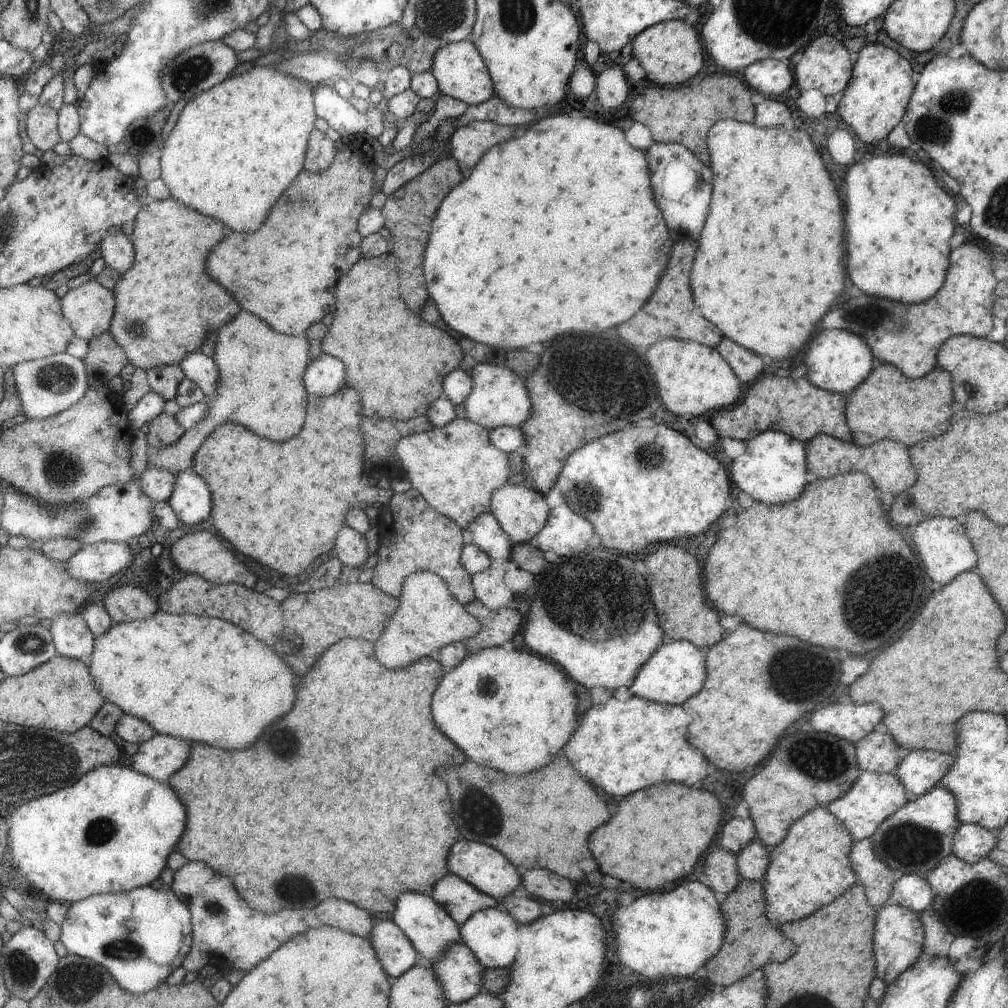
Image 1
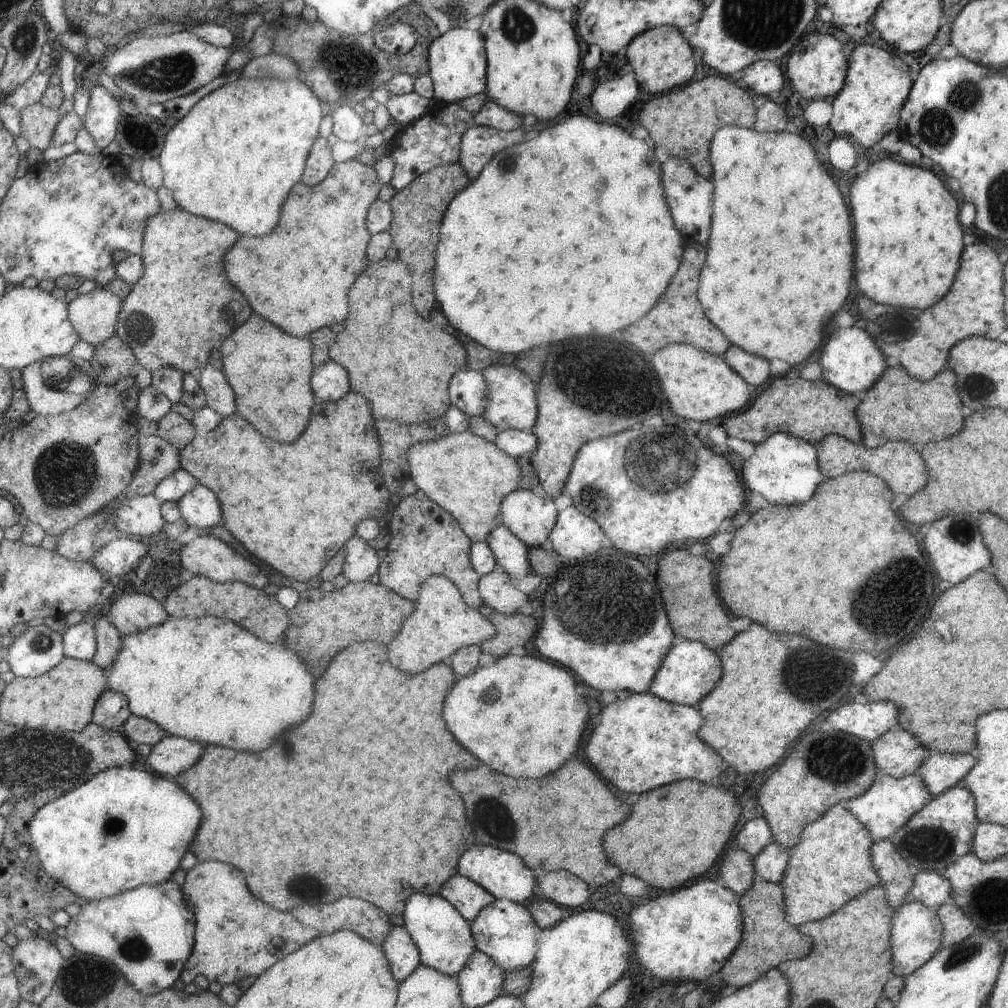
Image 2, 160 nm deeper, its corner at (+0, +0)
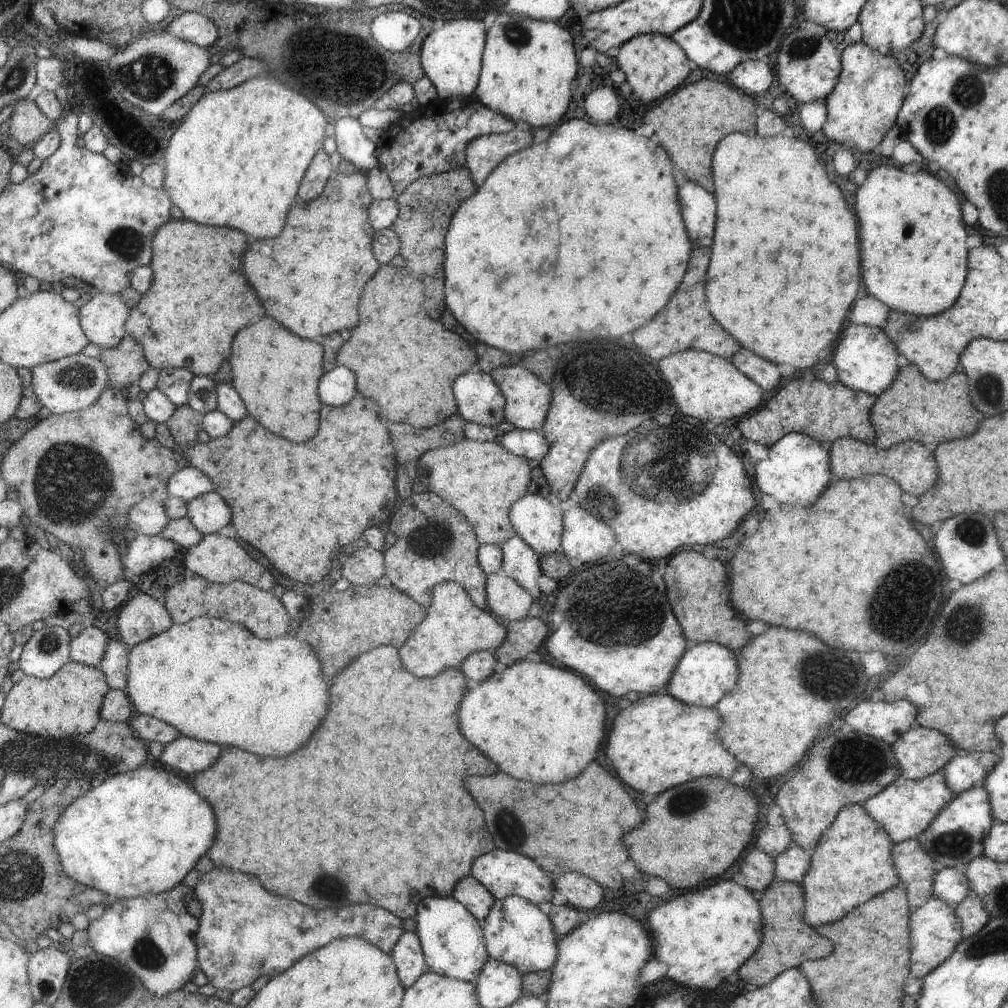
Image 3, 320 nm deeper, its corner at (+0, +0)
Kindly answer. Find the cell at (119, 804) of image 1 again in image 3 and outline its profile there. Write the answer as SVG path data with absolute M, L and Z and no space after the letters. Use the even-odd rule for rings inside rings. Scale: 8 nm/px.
M149 764L126 773L117 773L103 780L103 782L98 782L88 793L80 796L73 804L70 804L69 808L66 808L61 818L55 823L56 825L53 829L54 849L62 858L66 873L82 885L99 889L115 898L115 900L130 899L143 895L156 895L183 883L186 876L197 866L201 856L207 854L207 850L213 846L213 840L217 836L217 818L215 818L215 812L213 812L211 804L205 798L201 798L197 794L197 790L191 788L191 786L190 782L186 779L183 780L181 776L177 776L173 770L169 772L169 770L161 768L161 766L151 766Z

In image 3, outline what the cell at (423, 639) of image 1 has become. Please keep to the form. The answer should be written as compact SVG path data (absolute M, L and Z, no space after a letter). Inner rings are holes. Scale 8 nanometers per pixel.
M448 581L433 590L433 603L427 608L425 620L401 648L401 660L415 676L437 676L447 668L460 668L477 650L497 650L505 638L507 628L493 614L478 608L461 584Z

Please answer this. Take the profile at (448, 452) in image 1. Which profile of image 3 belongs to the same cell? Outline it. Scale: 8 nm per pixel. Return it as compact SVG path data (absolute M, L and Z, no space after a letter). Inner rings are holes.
M465 438L460 444L429 450L420 460L418 467L418 481L428 491L435 492L442 500L448 501L453 508L465 514L465 518L476 529L480 543L497 544L503 546L509 538L518 536L510 518L512 507L529 494L529 468L527 458L512 454L500 443L492 441L480 442Z

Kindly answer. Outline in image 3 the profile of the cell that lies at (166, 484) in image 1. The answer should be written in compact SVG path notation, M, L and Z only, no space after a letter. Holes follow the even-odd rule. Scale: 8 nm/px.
M186 467L176 472L168 484L169 498L179 497L189 502L215 491L214 481L196 467Z

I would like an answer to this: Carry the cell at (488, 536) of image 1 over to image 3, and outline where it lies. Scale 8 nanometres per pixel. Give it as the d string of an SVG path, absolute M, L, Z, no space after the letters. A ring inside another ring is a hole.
M519 535L509 538L501 546L501 550L503 550L501 572L519 582L519 585L537 600L541 596L537 586L537 578L542 574L539 570L540 554L529 548L529 544Z

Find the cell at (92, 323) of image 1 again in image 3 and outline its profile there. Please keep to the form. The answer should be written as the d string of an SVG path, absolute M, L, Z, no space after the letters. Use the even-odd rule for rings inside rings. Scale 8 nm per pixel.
M95 291L93 297L80 308L80 320L88 340L102 350L115 348L128 335L126 324L131 311L119 293Z

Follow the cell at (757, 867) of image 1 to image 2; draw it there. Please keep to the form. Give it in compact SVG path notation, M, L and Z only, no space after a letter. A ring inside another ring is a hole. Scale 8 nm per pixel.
M771 842L752 858L755 876L779 883L784 877L788 860L789 850L780 844Z

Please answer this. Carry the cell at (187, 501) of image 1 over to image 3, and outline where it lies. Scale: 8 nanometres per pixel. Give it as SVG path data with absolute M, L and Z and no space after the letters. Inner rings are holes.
M216 491L188 502L187 518L203 535L218 533L231 524L231 508Z

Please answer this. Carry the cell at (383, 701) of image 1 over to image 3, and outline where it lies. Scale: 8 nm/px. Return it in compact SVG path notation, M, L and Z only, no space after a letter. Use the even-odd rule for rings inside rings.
M382 645L381 648L373 648L371 652L365 652L365 656L359 656L337 678L331 680L329 716L325 718L321 728L315 732L311 742L303 746L301 750L297 750L295 754L287 758L265 758L265 756L249 754L241 748L225 748L221 754L221 760L204 772L197 772L191 782L193 788L201 792L201 796L211 800L209 804L213 804L213 810L219 816L217 818L219 836L217 836L215 846L209 850L211 860L221 868L241 870L241 872L259 876L265 888L269 888L273 894L303 900L303 904L309 904L313 908L343 908L349 904L371 902L371 904L389 908L403 920L405 918L415 920L418 916L419 903L425 896L451 896L461 879L473 875L475 860L496 848L493 836L489 836L485 812L475 802L471 792L465 788L465 778L469 776L469 768L471 768L471 766L463 766L463 762L469 762L469 758L465 756L465 750L475 748L465 738L459 726L459 706L469 690L467 682L472 684L463 670L457 667L447 668L437 678L417 678L403 666L397 648Z

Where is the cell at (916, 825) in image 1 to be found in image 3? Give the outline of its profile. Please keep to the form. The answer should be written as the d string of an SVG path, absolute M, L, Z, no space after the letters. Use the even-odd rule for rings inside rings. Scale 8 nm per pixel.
M973 786L967 791L955 794L951 802L944 806L944 810L916 836L916 839L940 868L953 867L963 872L967 864L984 850L984 838L995 824L991 810L991 801L985 787Z

